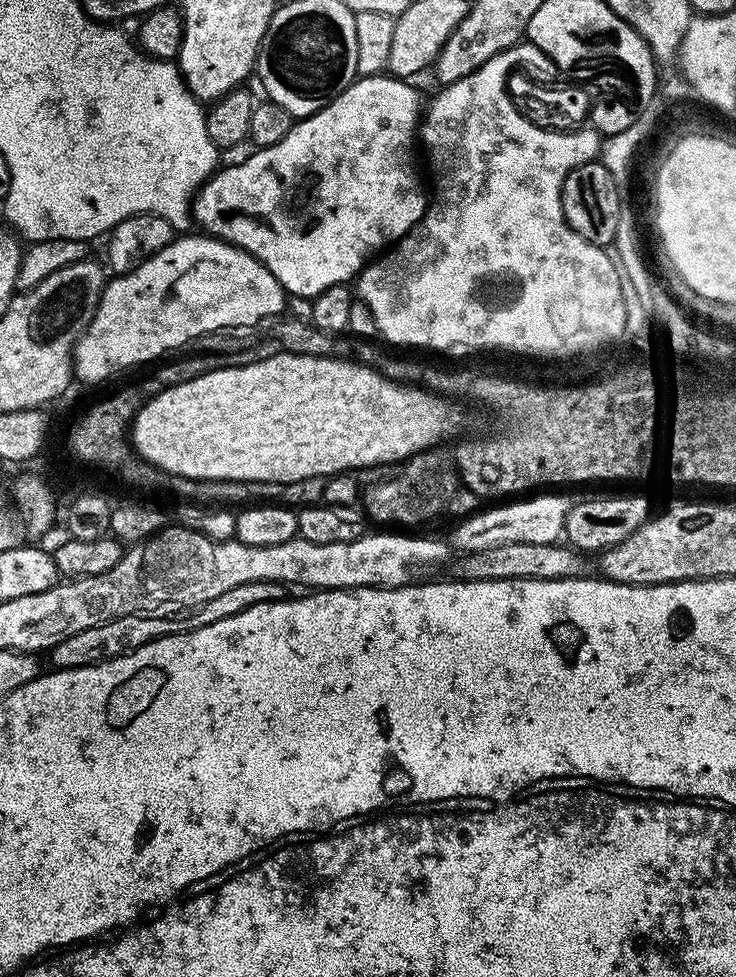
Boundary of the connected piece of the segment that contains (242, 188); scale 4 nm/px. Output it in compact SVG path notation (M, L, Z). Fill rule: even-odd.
M391 74L361 75L345 92L335 96L325 108L318 110L313 116L297 119L286 138L274 142L268 148L256 148L253 156L246 157L241 164L232 164L229 168L221 167L213 172L192 201L192 216L195 223L197 220L207 235L241 248L243 252L250 253L258 262L265 264L288 296L313 298L331 287L355 281L373 257L395 245L396 241L401 240L424 217L426 188L424 192L423 186L420 185L420 176L416 173L416 156L412 153L412 147L417 147L418 144L422 100L420 104L420 96L412 84L415 83Z

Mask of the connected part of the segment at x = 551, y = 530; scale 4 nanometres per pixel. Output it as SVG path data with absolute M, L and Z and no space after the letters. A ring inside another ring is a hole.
M532 494L527 498L516 498L506 504L504 502L501 508L492 508L489 512L483 510L477 511L475 514L461 519L460 524L452 532L452 540L450 544L453 549L461 548L461 553L467 554L477 552L478 550L486 550L494 546L502 546L506 542L538 542L539 544L554 544L557 543L565 535L564 519L568 516L570 500L564 496L538 496L542 494Z

